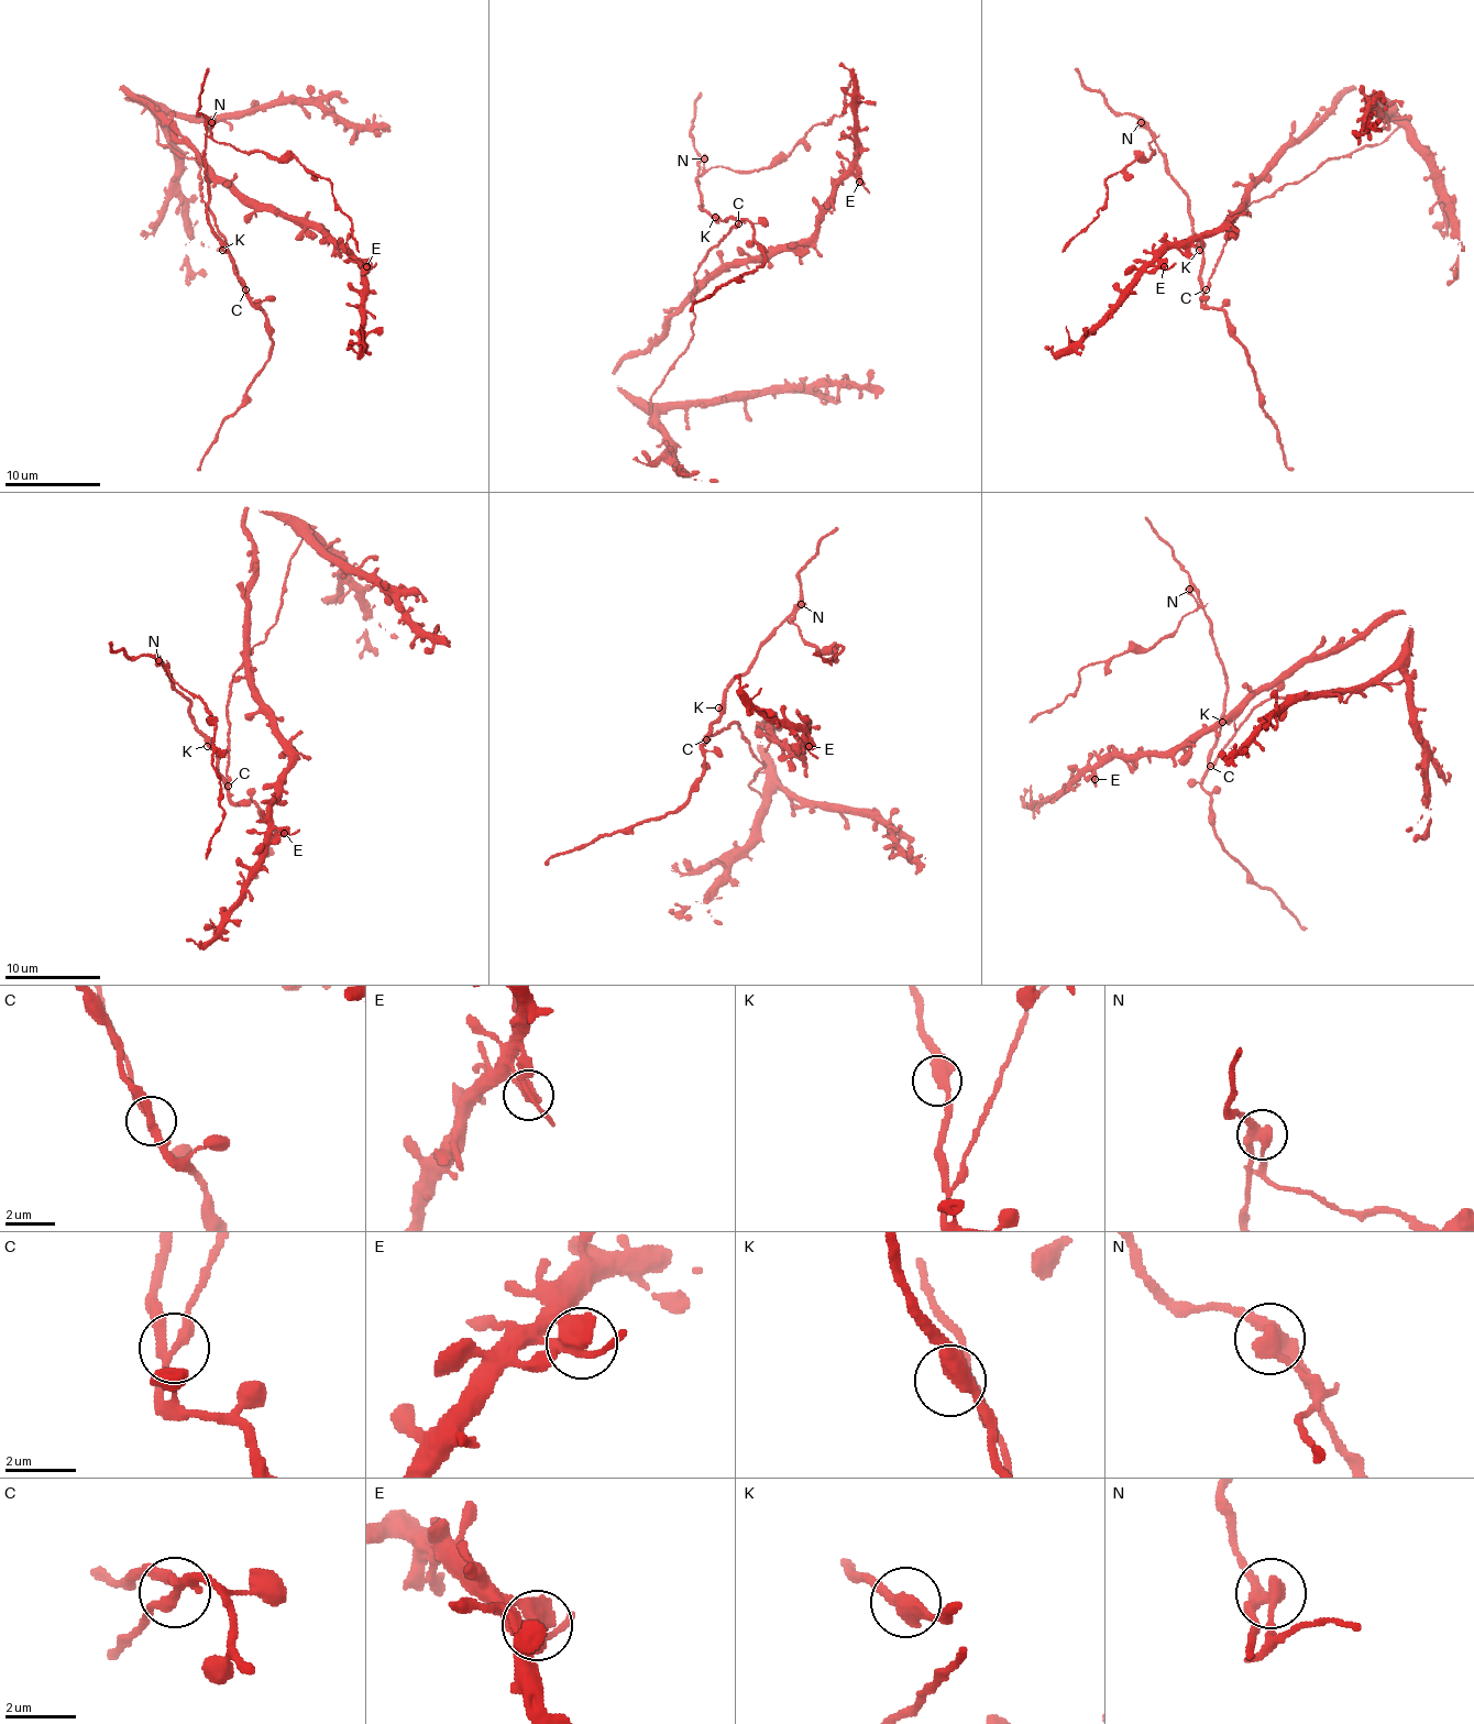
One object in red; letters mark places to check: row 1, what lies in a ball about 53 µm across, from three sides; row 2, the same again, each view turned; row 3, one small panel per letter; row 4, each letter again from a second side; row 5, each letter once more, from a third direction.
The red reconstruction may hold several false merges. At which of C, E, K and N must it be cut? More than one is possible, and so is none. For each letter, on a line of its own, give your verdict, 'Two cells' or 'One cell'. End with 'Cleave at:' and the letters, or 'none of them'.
C: Two cells
E: One cell
K: One cell
N: Two cells
Cleave at: C, N

